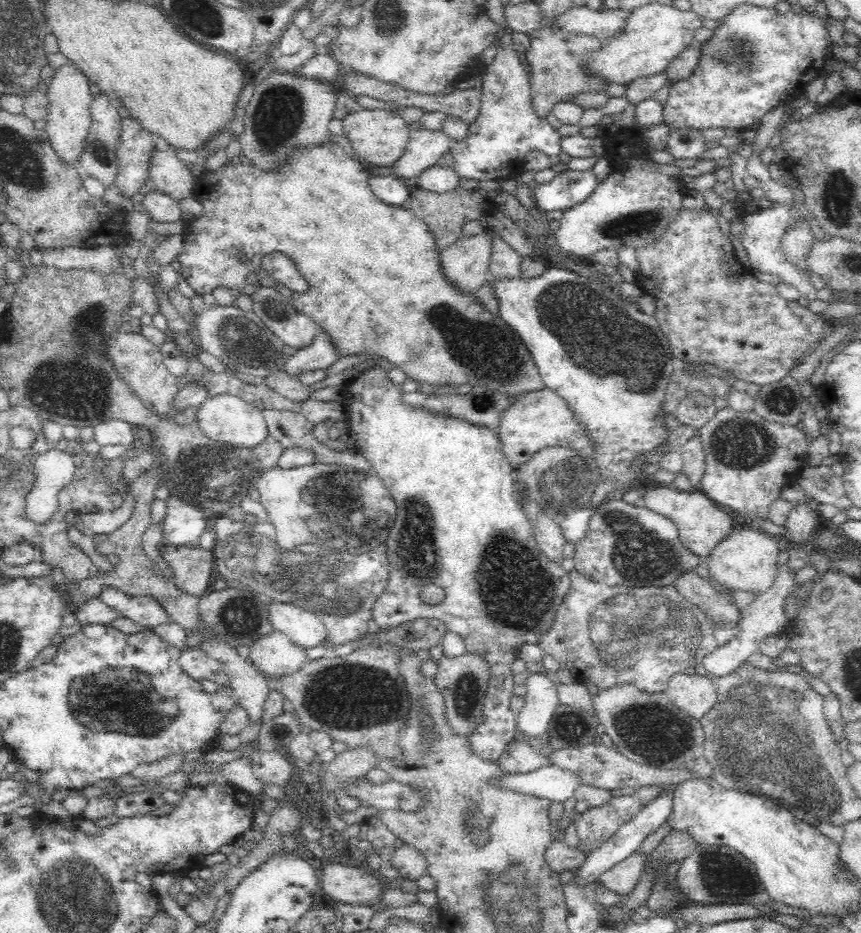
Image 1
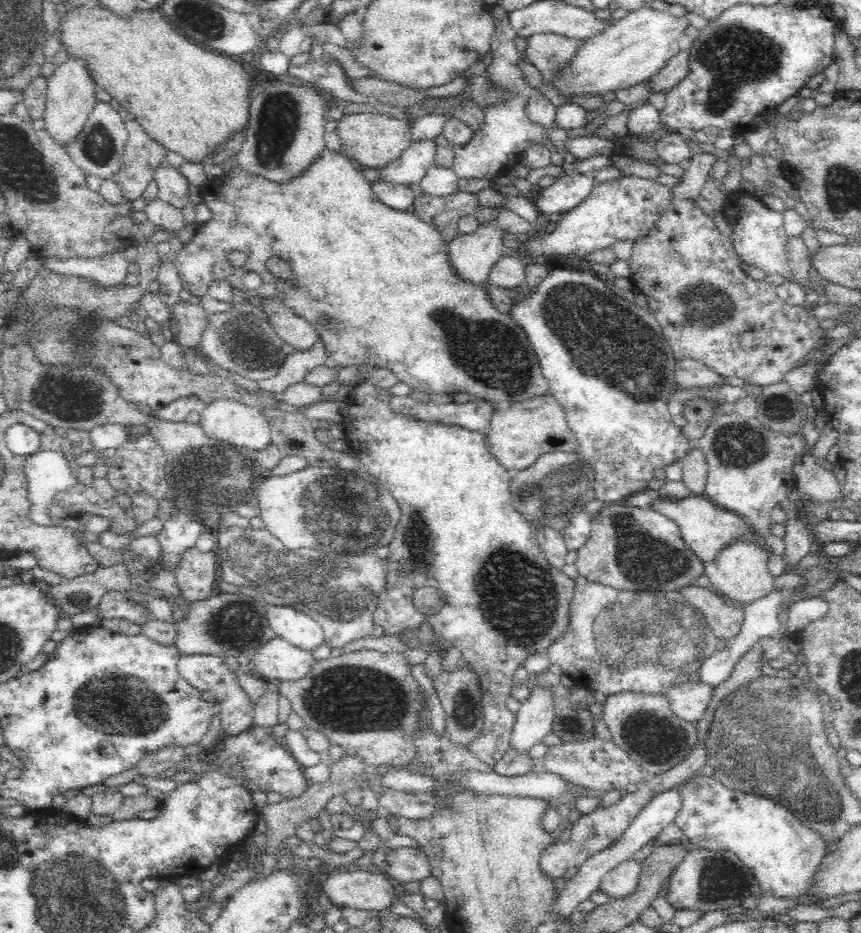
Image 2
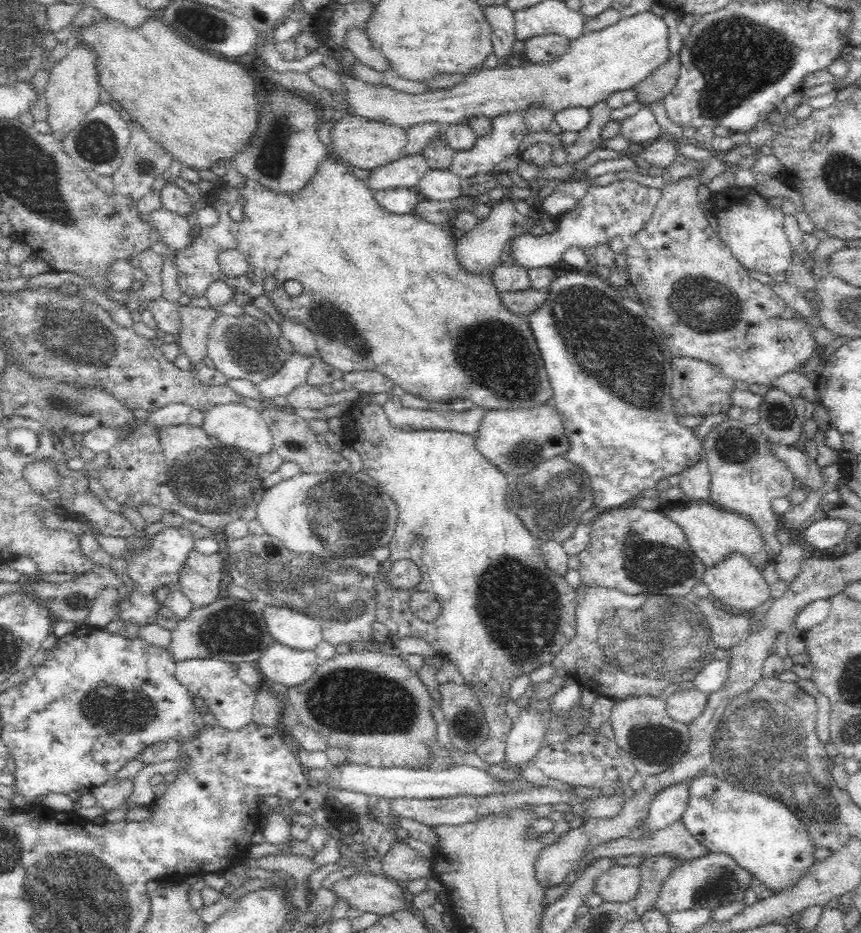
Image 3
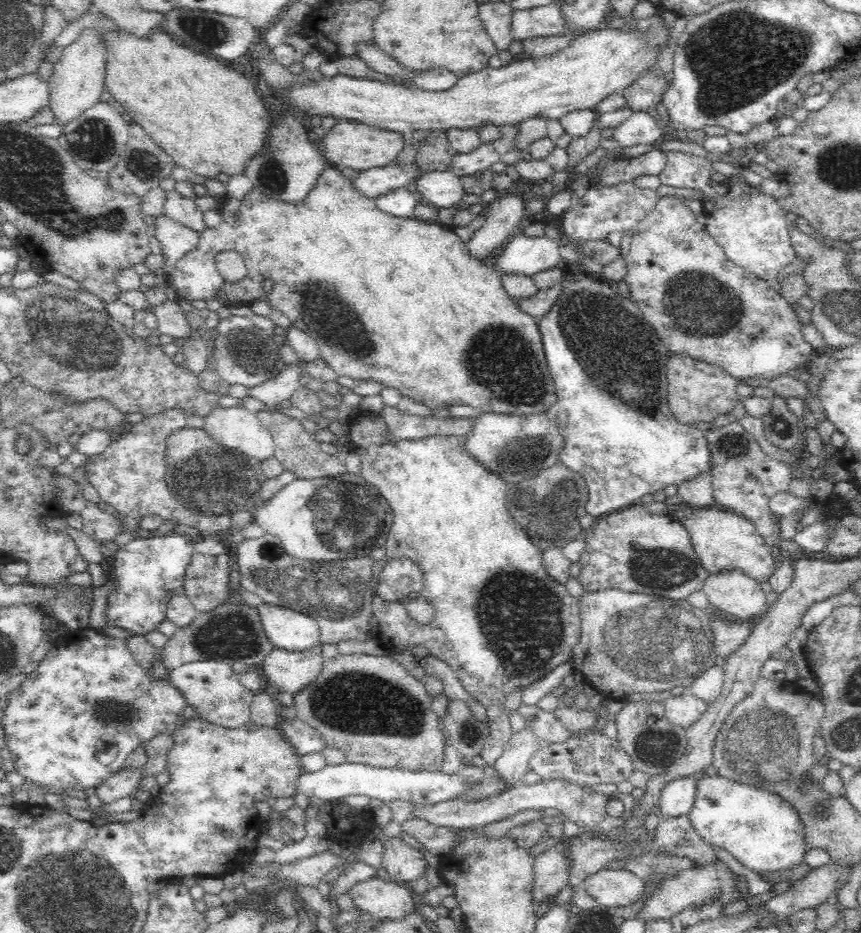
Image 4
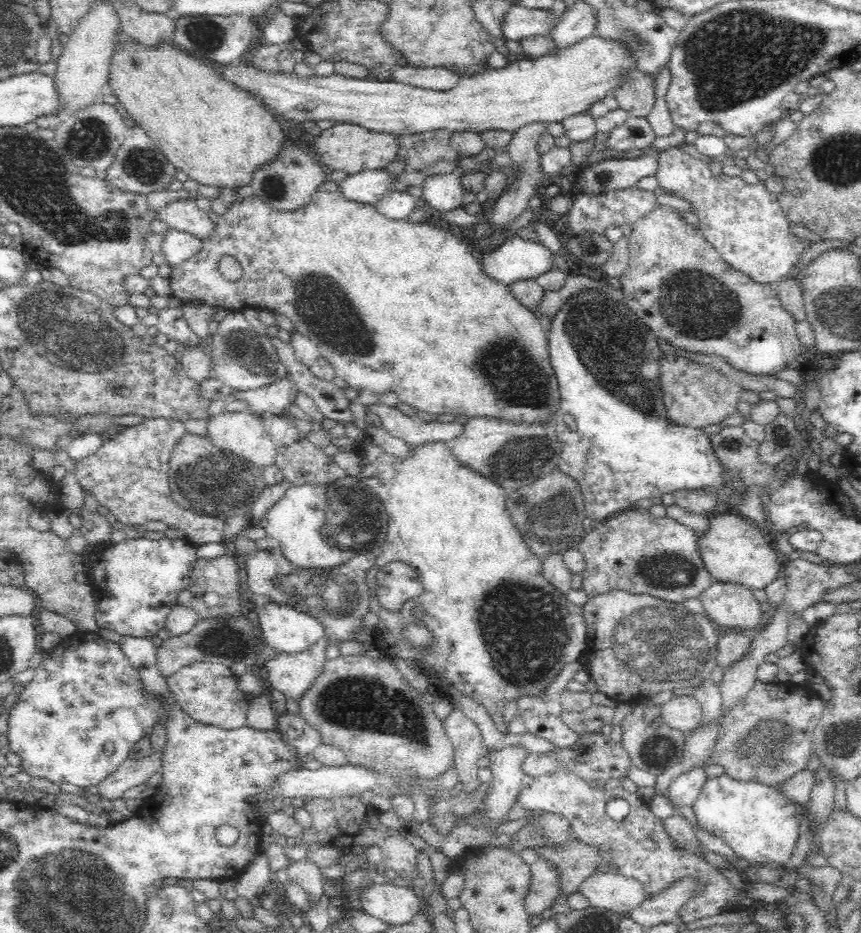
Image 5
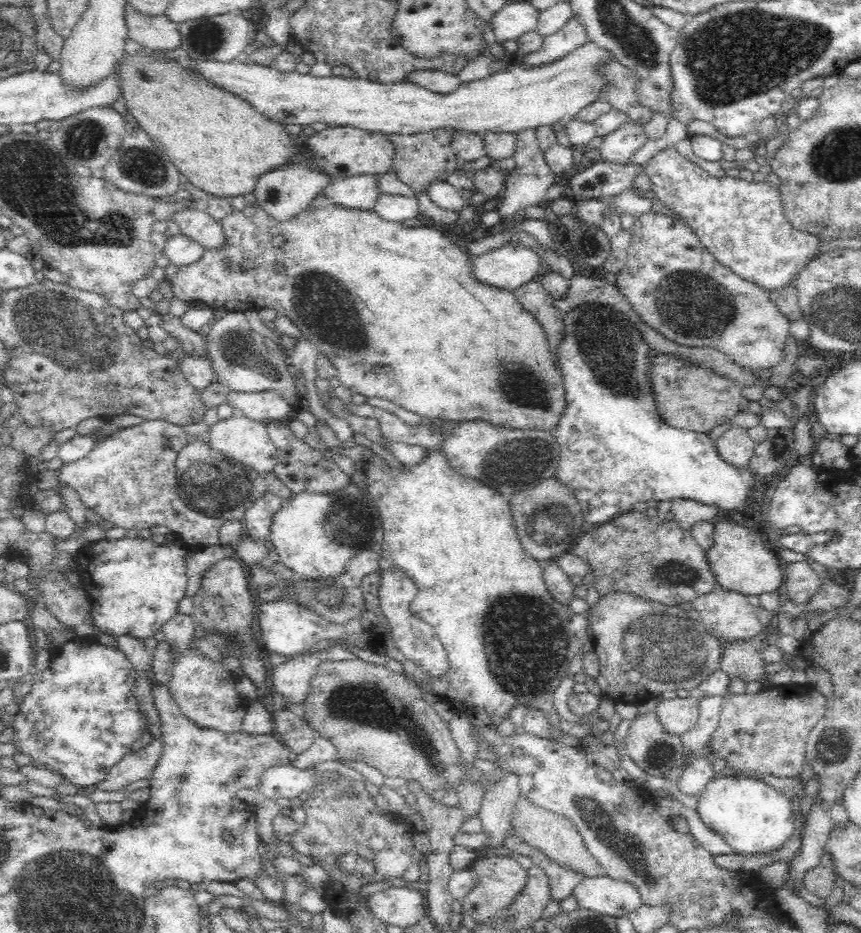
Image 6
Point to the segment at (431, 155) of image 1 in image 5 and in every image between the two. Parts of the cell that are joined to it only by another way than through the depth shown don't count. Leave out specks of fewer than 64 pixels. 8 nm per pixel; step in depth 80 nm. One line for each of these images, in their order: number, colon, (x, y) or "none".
2: (409, 168)
3: (405, 171)
4: (374, 182)
5: (366, 187)

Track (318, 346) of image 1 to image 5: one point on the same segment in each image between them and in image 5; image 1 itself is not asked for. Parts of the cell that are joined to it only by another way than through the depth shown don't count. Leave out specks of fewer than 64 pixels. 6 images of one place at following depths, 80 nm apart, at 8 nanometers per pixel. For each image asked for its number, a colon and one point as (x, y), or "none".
2: (295, 367)
3: (293, 372)
4: (272, 393)
5: (274, 399)

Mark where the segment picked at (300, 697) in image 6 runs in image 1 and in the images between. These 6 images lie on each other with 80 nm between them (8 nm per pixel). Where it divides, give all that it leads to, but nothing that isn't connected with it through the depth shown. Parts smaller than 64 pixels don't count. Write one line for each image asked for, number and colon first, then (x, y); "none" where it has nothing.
1: (274, 654)
2: (277, 658)
3: (278, 663)
4: (290, 671)
5: (293, 674)

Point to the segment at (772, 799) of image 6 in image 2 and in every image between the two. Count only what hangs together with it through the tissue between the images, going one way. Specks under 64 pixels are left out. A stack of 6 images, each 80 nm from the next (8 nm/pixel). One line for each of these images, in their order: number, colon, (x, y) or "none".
2: (784, 855)
3: (764, 837)
4: (762, 830)
5: (760, 825)

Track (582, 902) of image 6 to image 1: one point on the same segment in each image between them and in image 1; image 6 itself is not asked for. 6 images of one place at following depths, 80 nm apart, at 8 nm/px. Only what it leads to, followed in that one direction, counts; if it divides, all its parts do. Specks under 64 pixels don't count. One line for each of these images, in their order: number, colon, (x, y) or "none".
1: (622, 878)
2: (621, 881)
3: (621, 883)
4: (612, 888)
5: (609, 891)

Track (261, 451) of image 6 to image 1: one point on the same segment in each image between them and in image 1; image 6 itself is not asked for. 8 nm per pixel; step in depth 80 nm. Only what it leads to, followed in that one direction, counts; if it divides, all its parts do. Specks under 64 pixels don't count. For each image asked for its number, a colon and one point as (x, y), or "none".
1: (225, 418)
2: (228, 420)
3: (235, 424)
4: (236, 428)
5: (239, 433)

